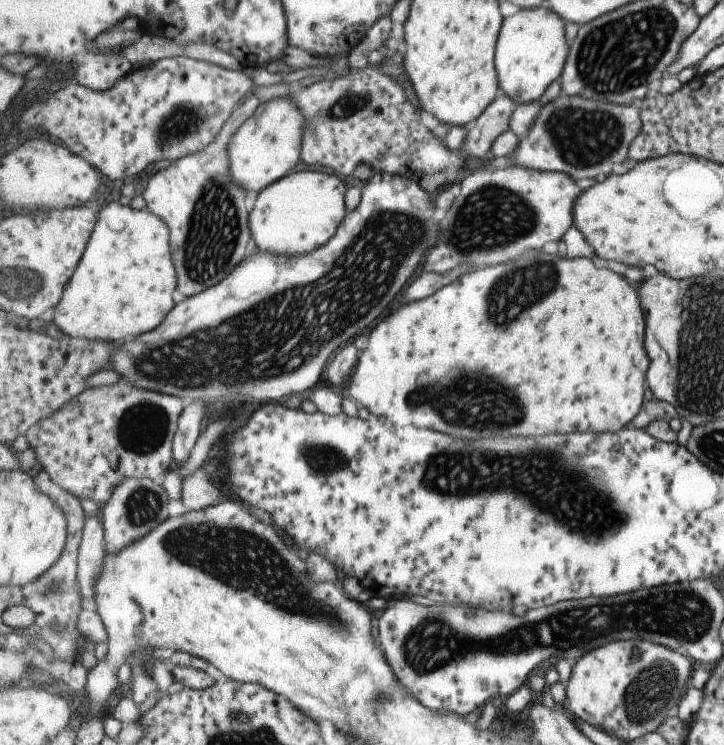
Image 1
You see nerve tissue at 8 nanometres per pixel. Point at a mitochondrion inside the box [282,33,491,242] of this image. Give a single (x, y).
(343, 108)

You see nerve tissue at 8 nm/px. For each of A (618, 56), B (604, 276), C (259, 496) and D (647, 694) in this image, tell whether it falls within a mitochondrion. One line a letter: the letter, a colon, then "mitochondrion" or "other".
A: mitochondrion
B: other
C: other
D: mitochondrion

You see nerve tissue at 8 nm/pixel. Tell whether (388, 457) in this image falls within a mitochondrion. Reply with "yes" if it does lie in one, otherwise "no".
no

